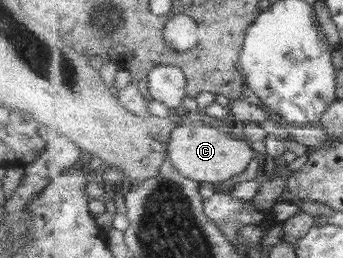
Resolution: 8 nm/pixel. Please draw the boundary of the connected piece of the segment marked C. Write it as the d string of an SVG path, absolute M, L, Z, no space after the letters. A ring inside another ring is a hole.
M190 113L187 122L176 125L168 144L167 160L177 167L181 175L185 175L191 180L197 180L197 183L225 182L233 176L245 172L253 158L260 158L248 141L237 139L230 133L217 130L215 124L216 122L209 119L204 113Z

